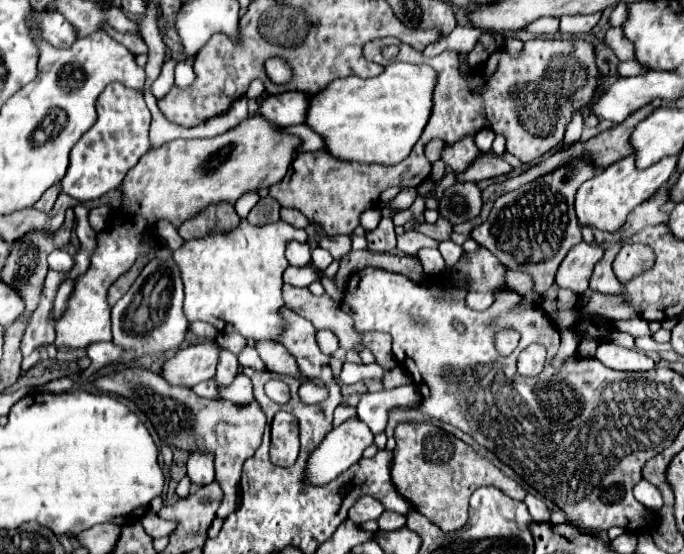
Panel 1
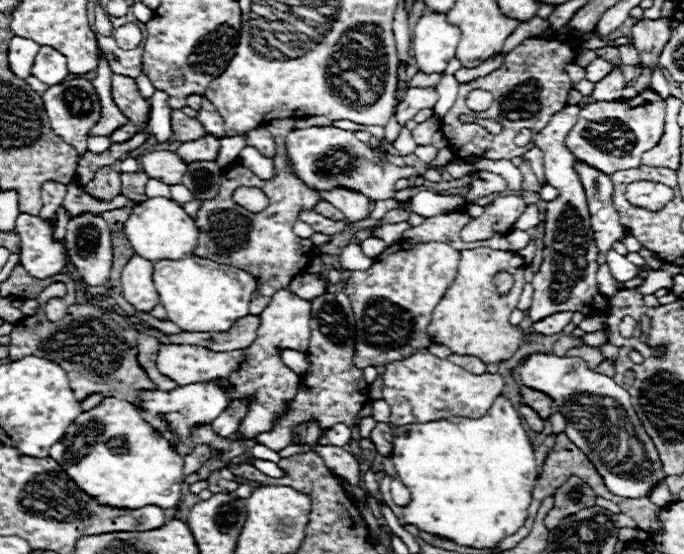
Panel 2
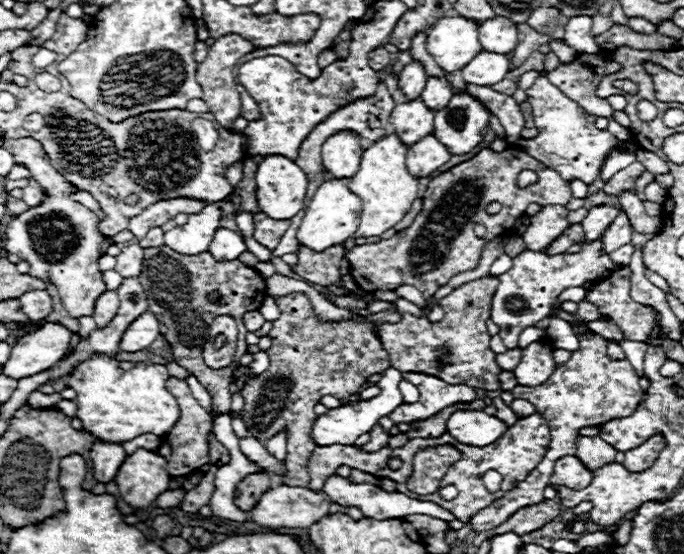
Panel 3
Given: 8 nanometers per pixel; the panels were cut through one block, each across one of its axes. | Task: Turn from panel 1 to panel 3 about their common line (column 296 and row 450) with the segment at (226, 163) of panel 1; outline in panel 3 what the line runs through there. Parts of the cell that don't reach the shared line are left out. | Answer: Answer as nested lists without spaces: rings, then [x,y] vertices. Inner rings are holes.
[[[136,450],[136,454],[126,456],[124,464],[120,466],[116,478],[114,478],[120,496],[124,498],[124,502],[128,506],[132,506],[134,510],[146,510],[150,508],[150,504],[170,488],[170,474],[166,472],[166,462],[164,458],[160,458],[156,452],[150,450]]]

